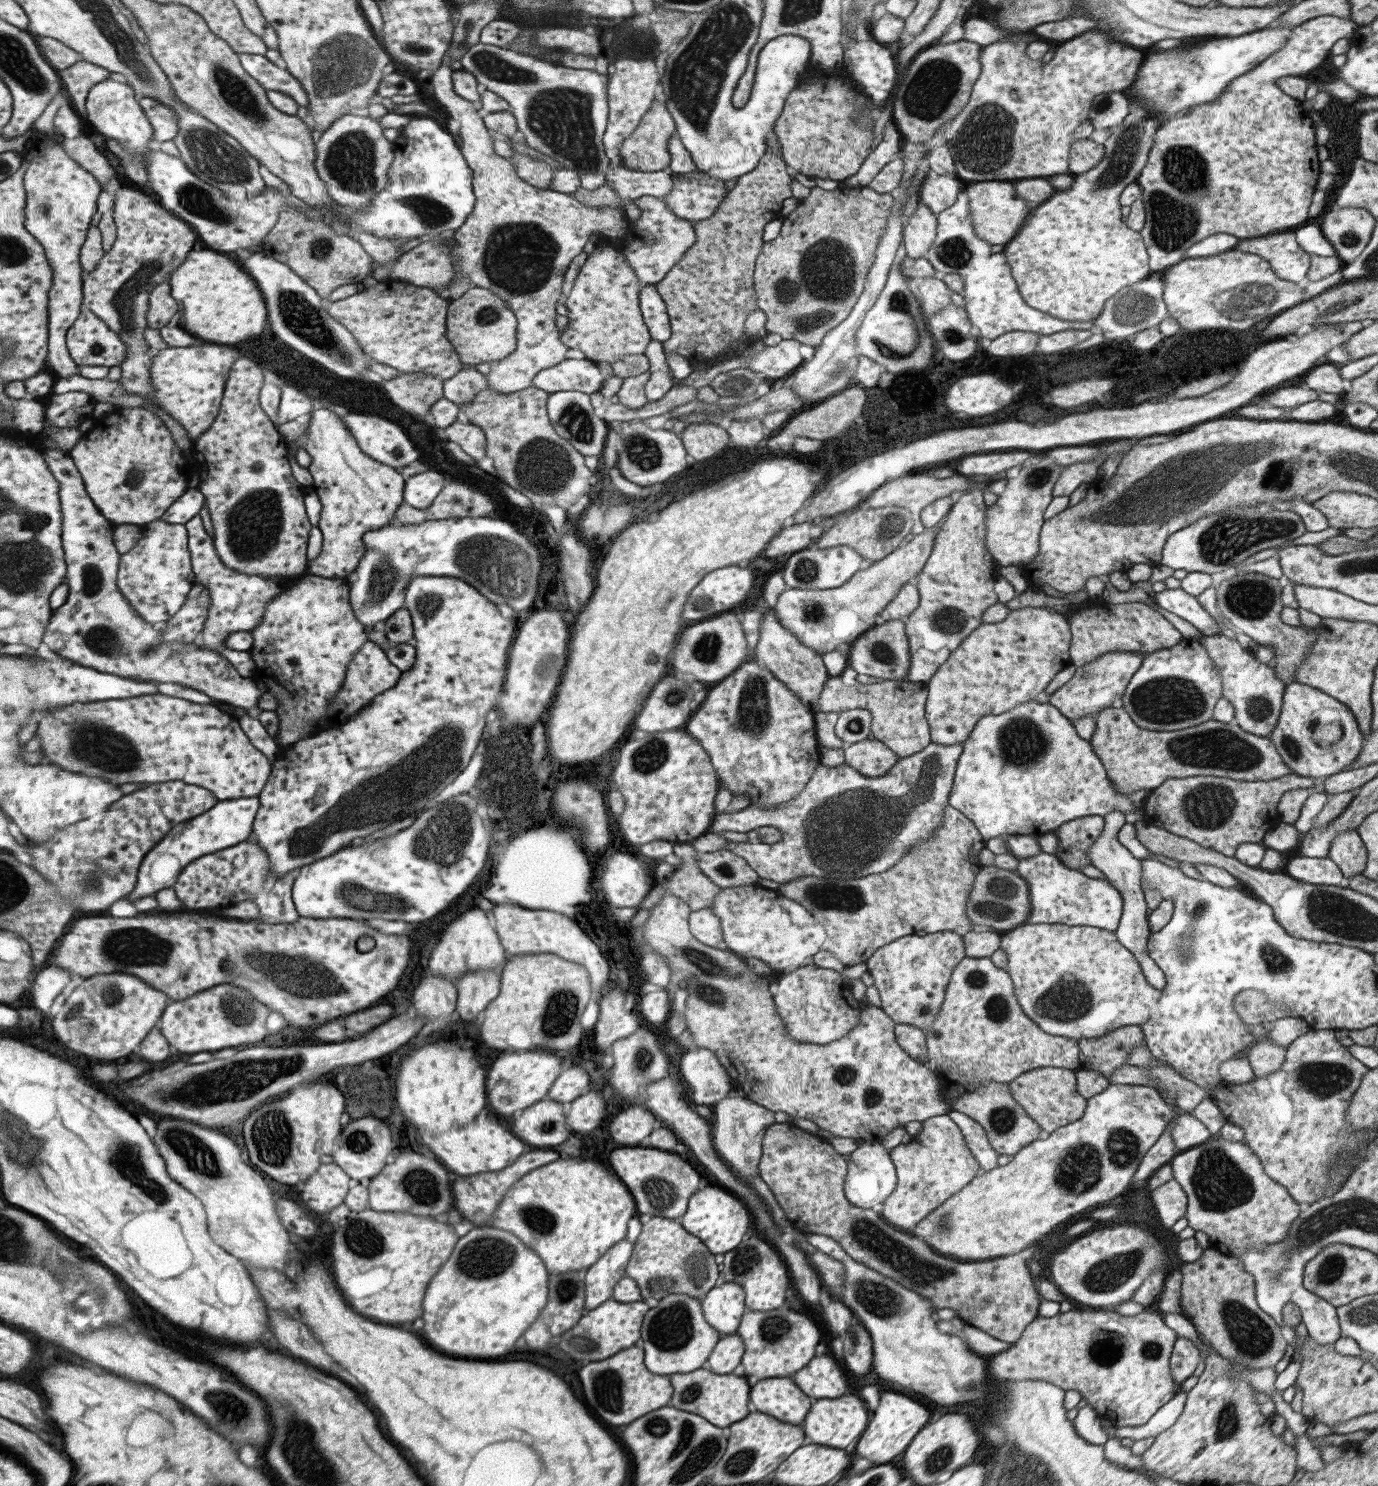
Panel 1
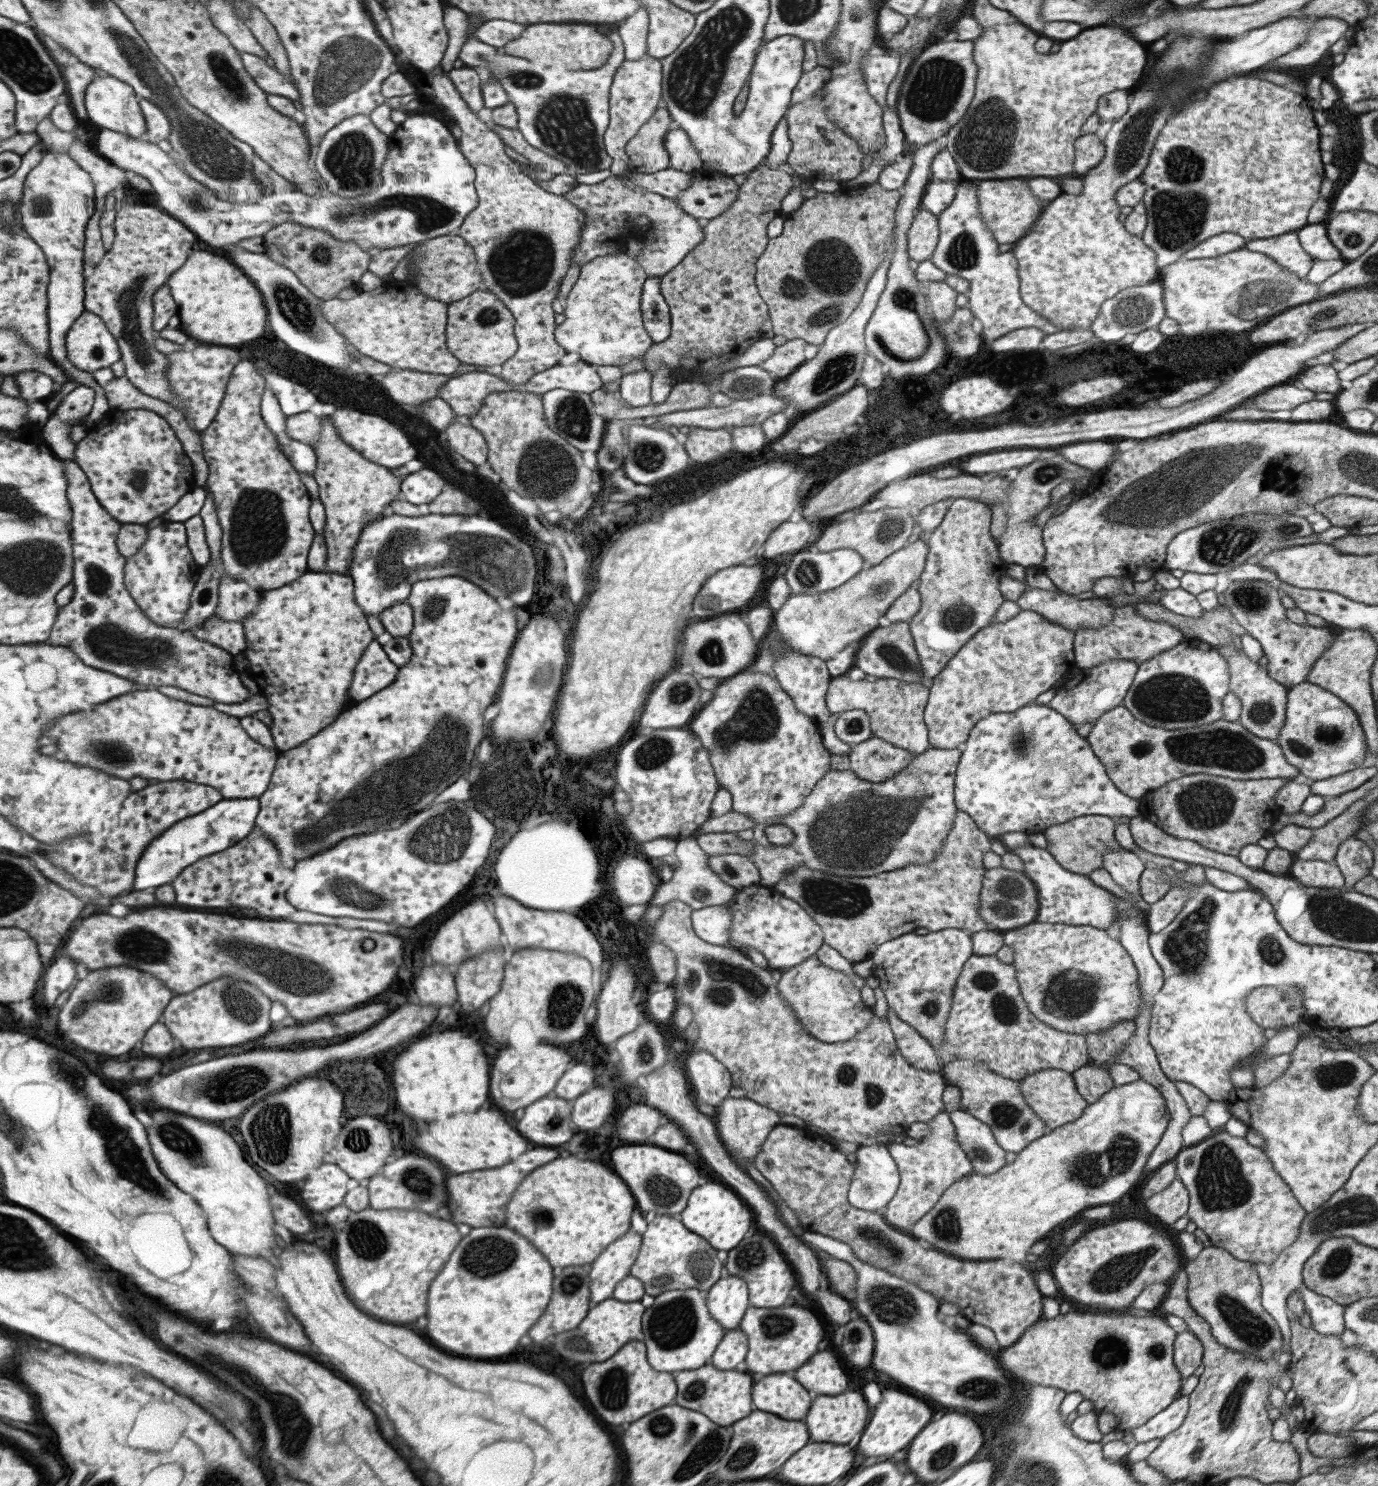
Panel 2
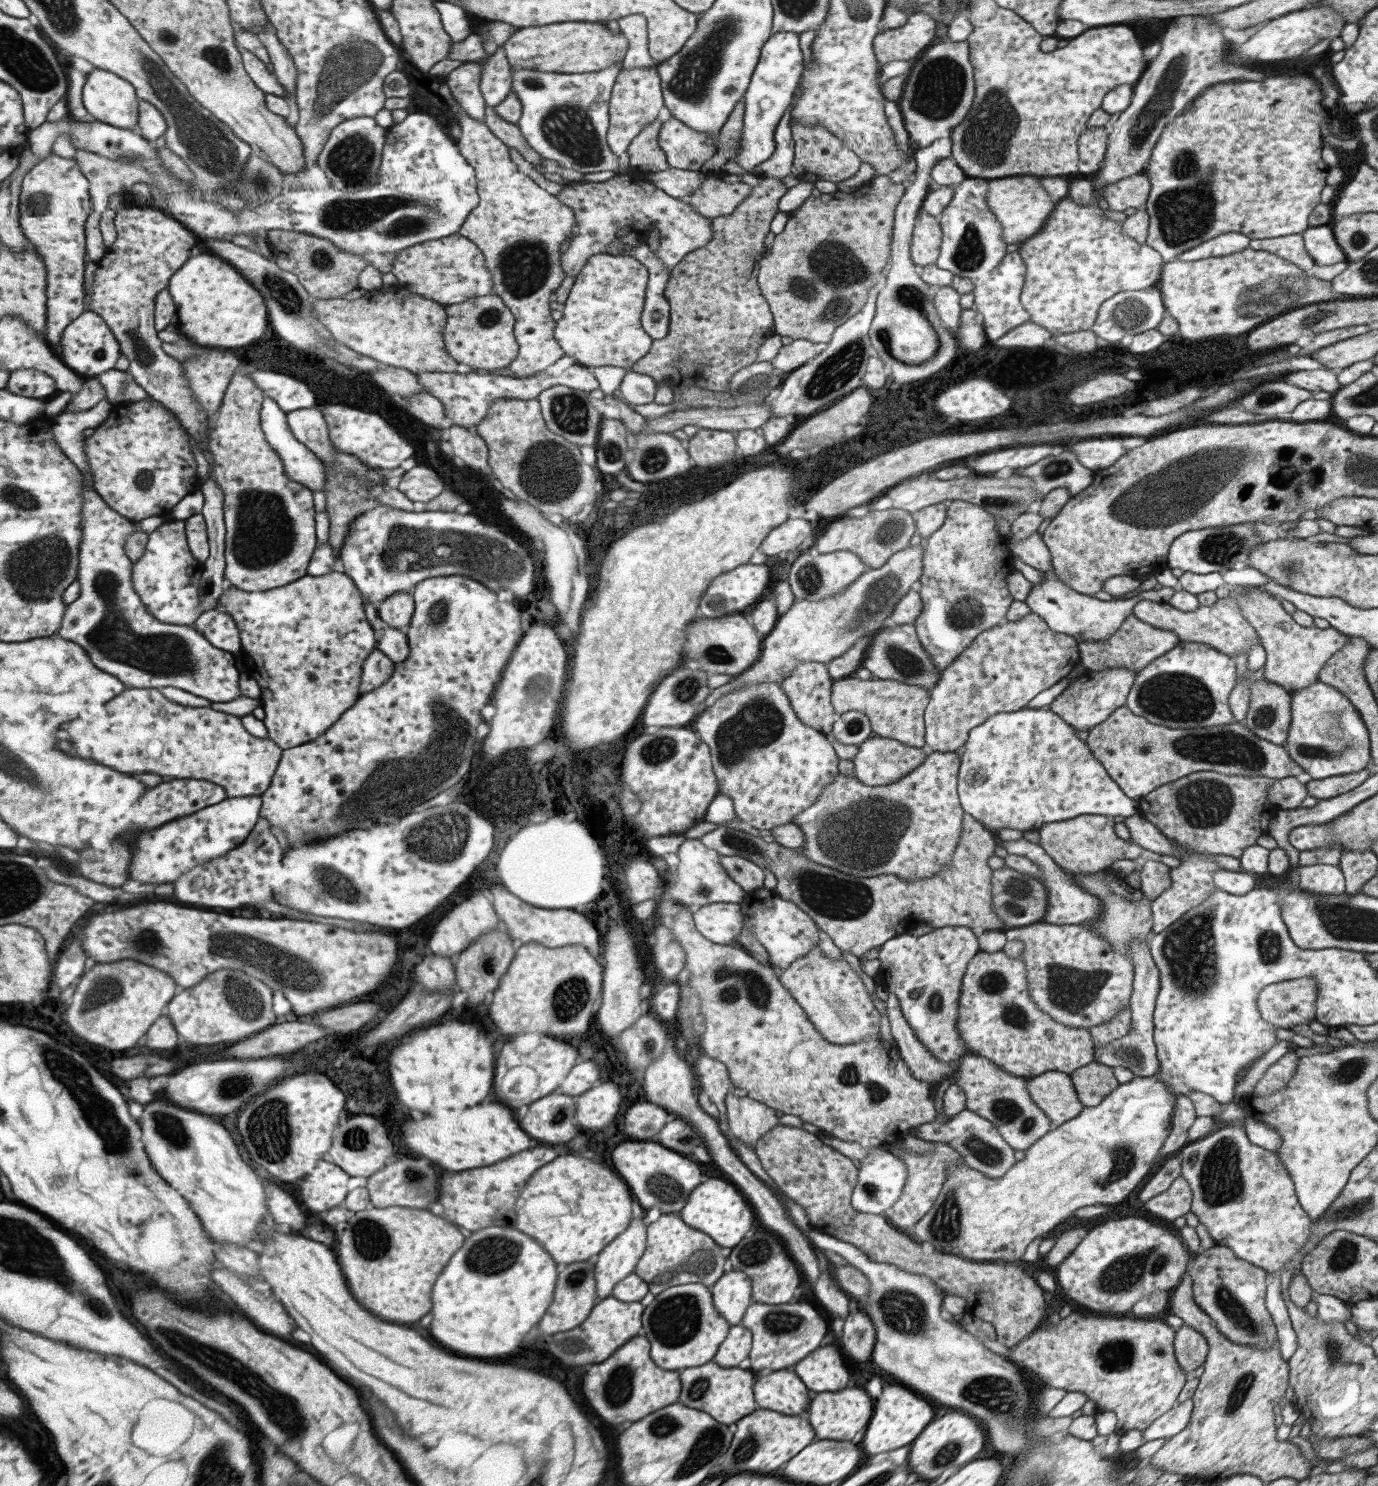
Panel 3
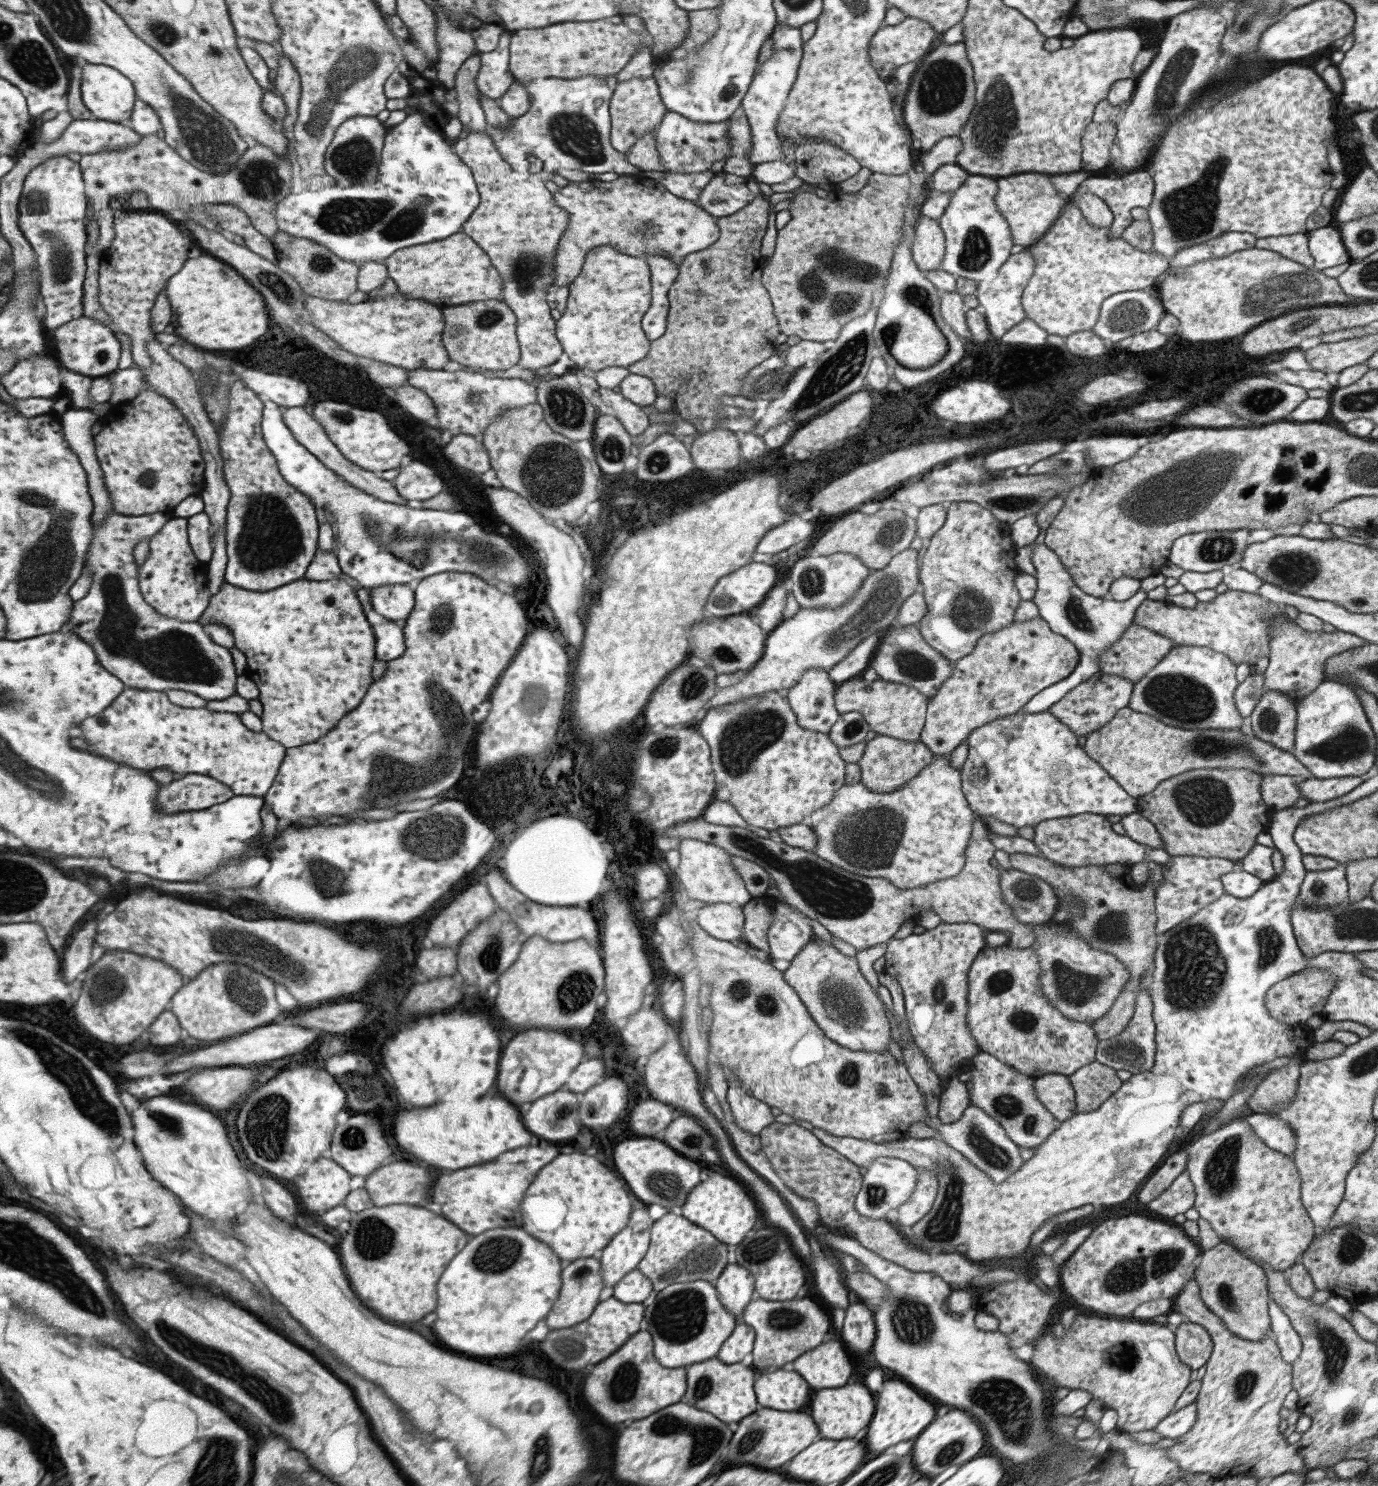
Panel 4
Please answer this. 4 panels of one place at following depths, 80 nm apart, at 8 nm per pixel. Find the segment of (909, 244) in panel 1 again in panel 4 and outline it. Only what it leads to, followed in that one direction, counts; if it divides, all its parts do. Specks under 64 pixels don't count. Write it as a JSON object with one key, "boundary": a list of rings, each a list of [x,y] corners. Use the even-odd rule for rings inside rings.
{"boundary":[[[920,215],[913,227],[915,239],[910,253],[920,271],[939,268],[944,257],[944,234],[937,220]]]}

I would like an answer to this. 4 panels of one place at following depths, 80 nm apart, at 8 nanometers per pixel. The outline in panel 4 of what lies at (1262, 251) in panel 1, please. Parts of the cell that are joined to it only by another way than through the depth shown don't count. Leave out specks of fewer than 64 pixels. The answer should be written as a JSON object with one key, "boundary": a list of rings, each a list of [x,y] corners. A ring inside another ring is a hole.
{"boundary":[[[1297,233],[1287,236],[1258,238],[1254,242],[1254,247],[1275,251],[1286,259],[1294,260],[1304,267],[1312,269],[1314,260],[1308,251],[1306,235],[1306,233]]]}

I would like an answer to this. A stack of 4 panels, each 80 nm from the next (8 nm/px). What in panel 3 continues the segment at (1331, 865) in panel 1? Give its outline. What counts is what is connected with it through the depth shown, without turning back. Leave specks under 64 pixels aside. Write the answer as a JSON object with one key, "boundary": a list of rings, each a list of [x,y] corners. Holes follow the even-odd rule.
{"boundary":[[[1312,864],[1298,868],[1297,888],[1311,894],[1344,893],[1344,876],[1338,866]]]}

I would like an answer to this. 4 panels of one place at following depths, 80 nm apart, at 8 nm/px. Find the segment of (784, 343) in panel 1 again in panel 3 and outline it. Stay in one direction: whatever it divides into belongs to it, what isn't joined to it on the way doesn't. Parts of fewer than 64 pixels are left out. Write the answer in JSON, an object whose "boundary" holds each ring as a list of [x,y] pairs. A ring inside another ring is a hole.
{"boundary":[[[793,339],[789,345],[781,345],[775,357],[769,361],[769,368],[775,367],[777,370],[783,370],[785,376],[799,365],[815,358],[825,347],[825,343]]]}

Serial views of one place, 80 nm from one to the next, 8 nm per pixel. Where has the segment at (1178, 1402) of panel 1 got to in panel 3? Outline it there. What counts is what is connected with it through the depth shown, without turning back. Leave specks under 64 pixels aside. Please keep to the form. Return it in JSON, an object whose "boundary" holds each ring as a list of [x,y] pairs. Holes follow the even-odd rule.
{"boundary":[[[1186,1399],[1176,1403],[1173,1408],[1164,1412],[1143,1430],[1143,1442],[1155,1439],[1169,1439],[1181,1432],[1189,1422],[1192,1411],[1192,1400]]]}

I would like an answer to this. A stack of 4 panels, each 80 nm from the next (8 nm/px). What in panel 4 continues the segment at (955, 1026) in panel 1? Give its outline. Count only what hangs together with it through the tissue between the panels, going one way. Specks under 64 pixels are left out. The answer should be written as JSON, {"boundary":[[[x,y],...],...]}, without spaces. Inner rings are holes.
{"boundary":[[[1007,944],[995,948],[984,946],[973,960],[967,974],[967,1014],[965,1024],[979,1047],[979,1052],[995,1056],[1016,1071],[1032,1079],[1057,1073],[1063,1076],[1073,1074],[1078,1068],[1094,1061],[1098,1040],[1090,1024],[1073,1022],[1063,1016],[1058,1008],[1043,998],[1037,988],[1037,957],[1033,947],[1012,948]]]}

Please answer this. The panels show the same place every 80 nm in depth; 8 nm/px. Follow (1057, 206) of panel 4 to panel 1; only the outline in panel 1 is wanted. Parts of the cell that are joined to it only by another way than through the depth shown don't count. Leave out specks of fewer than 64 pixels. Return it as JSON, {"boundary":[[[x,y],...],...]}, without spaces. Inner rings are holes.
{"boundary":[[[983,181],[966,183],[965,189],[974,233],[986,240],[995,249],[1007,244],[1015,235],[1020,226],[1031,213],[1026,200],[1016,193],[1015,181]]]}

